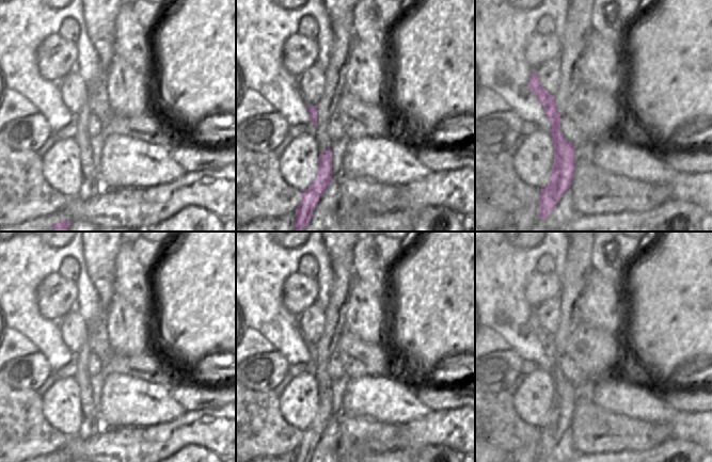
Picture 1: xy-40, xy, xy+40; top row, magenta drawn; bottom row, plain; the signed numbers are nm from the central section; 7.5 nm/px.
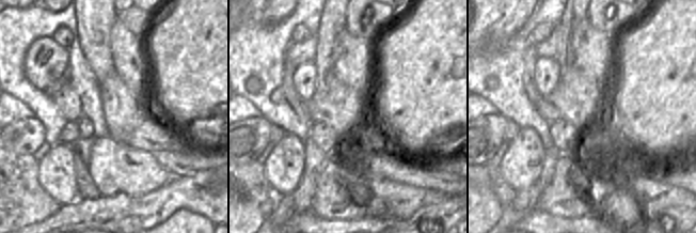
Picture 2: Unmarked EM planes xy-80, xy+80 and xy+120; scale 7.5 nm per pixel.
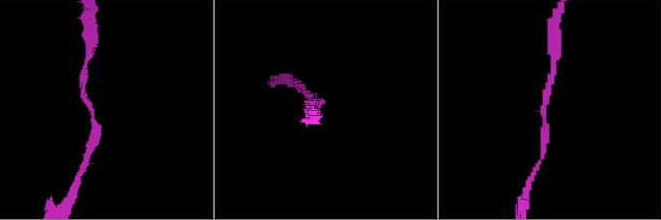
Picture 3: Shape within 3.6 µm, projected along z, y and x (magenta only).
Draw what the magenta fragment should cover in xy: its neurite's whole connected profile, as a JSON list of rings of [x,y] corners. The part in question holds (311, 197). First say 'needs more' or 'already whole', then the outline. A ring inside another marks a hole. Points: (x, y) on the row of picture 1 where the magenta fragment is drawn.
already whole; [[[332,148],[319,154],[319,169],[313,184],[302,193],[302,201],[296,211],[294,232],[303,232],[313,218],[321,196],[332,181]]]

